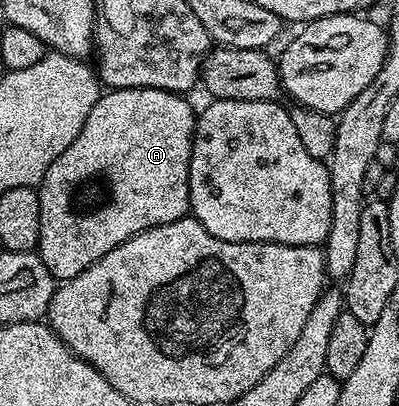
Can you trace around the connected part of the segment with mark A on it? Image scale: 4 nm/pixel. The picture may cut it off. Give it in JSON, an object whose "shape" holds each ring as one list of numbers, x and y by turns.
{"shape":[[116,88,103,91,99,95,96,106,92,106,92,114,88,114,80,134,76,134,72,146,68,146,68,150,64,150,64,154,60,154,60,158,56,158,56,162,52,162,52,166,48,166,38,188,40,238,36,251,39,258,44,262,44,266,48,266,48,270,53,274,55,281,61,282,76,278,76,274,88,270,88,266,92,266,100,258,104,258,104,254,108,254,108,250,120,246,125,240,130,240,136,234,149,228,158,228,161,224,179,220,190,212,188,174,190,173,190,142,194,139,196,108,193,108,186,99,185,95,165,92,159,88]]}

